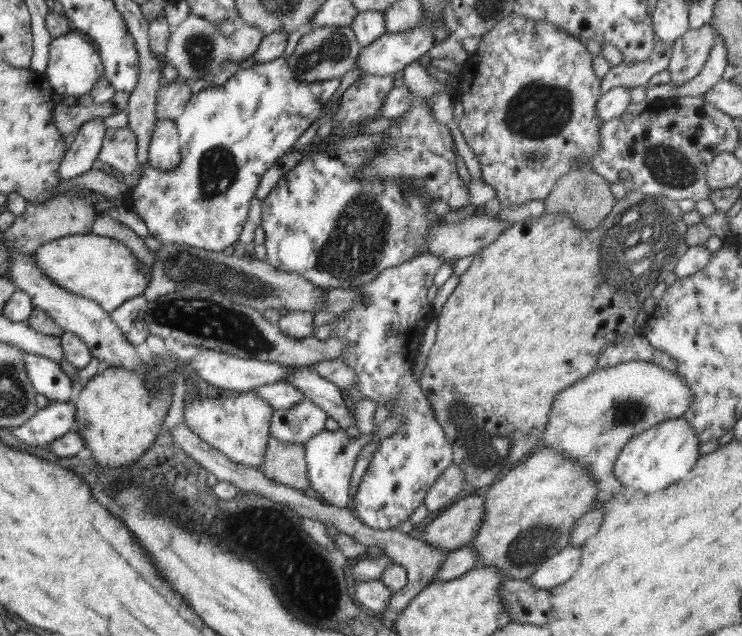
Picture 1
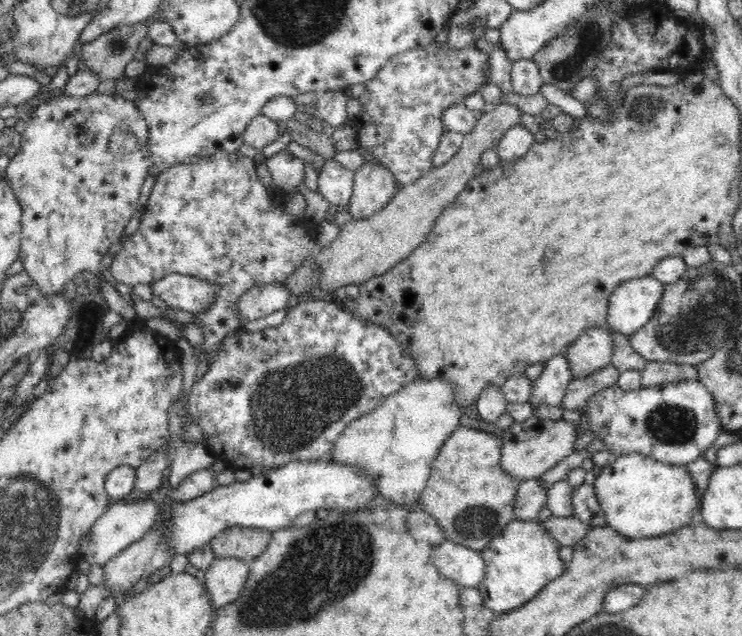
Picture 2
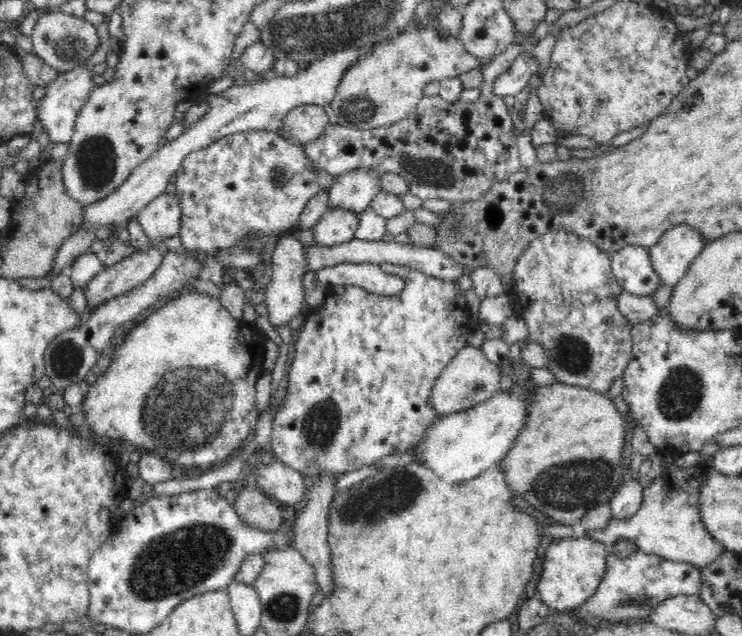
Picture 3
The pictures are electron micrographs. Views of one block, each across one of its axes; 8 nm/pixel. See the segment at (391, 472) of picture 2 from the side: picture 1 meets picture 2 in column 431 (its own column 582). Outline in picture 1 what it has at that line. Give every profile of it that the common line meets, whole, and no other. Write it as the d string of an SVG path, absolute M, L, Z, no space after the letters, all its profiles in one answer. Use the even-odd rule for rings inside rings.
M632 361L614 367L598 367L587 378L568 386L555 397L539 446L552 448L580 462L584 468L588 466L587 478L596 484L601 506L622 488L613 472L622 447L644 430L684 415L691 400L691 389L677 378L677 374L650 362Z

